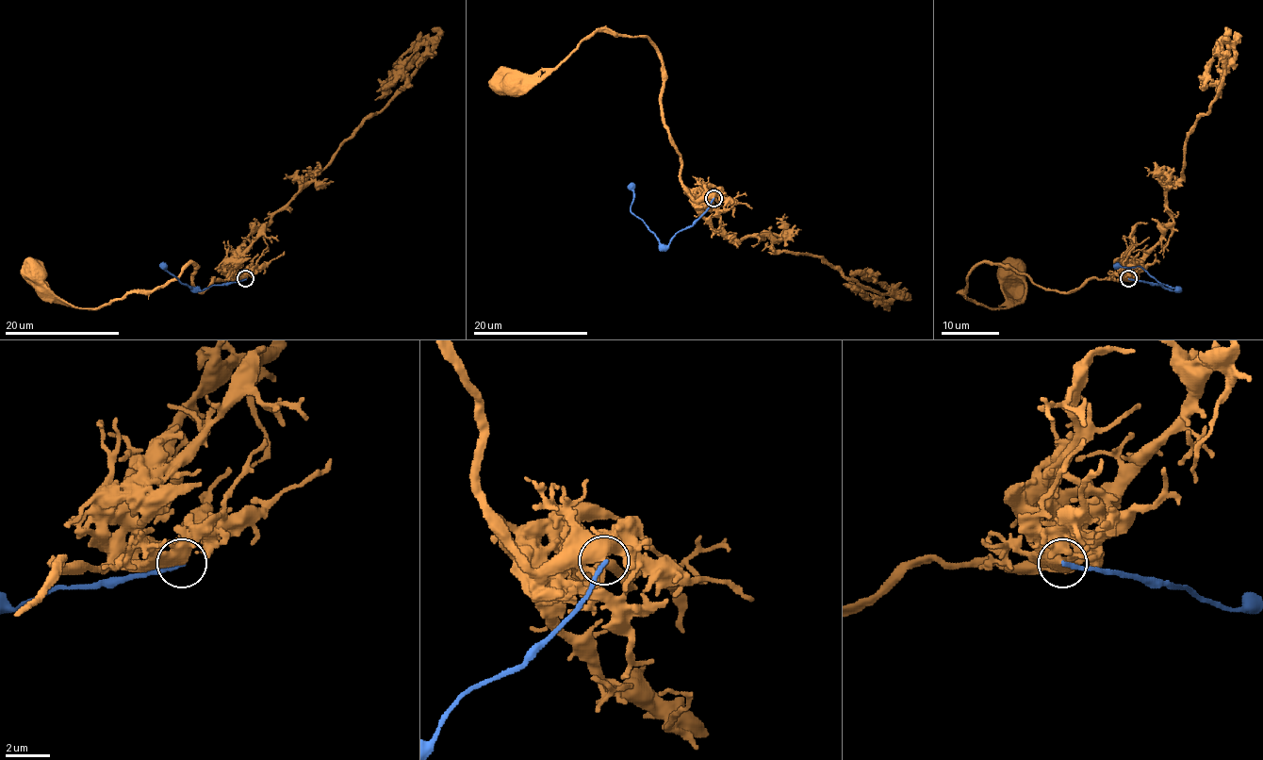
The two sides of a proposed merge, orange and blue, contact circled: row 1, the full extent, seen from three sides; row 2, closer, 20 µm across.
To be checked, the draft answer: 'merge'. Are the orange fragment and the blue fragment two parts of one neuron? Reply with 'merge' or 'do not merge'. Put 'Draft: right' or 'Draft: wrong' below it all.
do not merge
Draft: wrong

